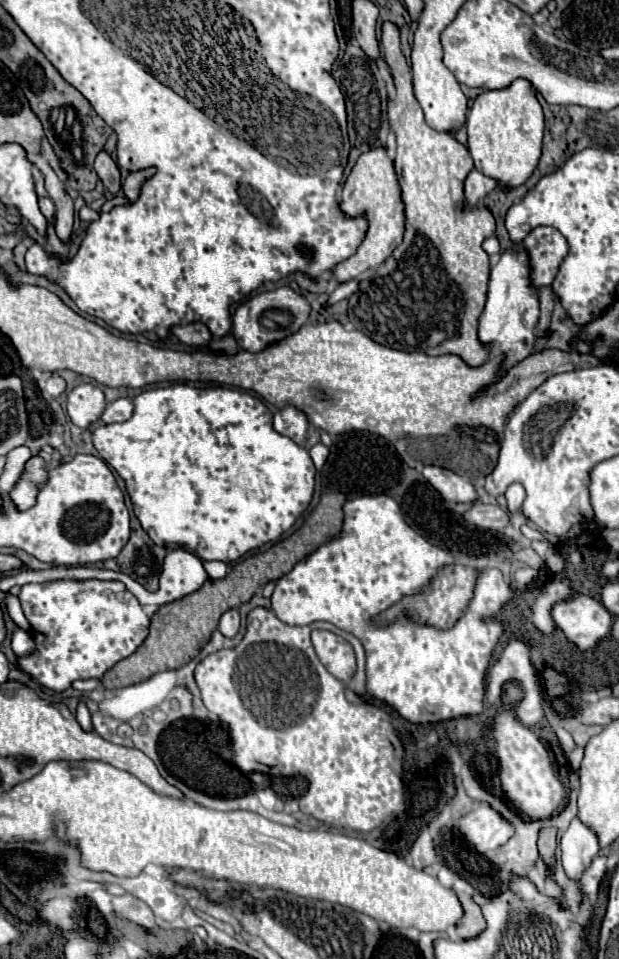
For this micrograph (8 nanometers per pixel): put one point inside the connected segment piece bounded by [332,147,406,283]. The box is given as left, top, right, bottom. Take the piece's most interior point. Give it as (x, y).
(367, 192)

